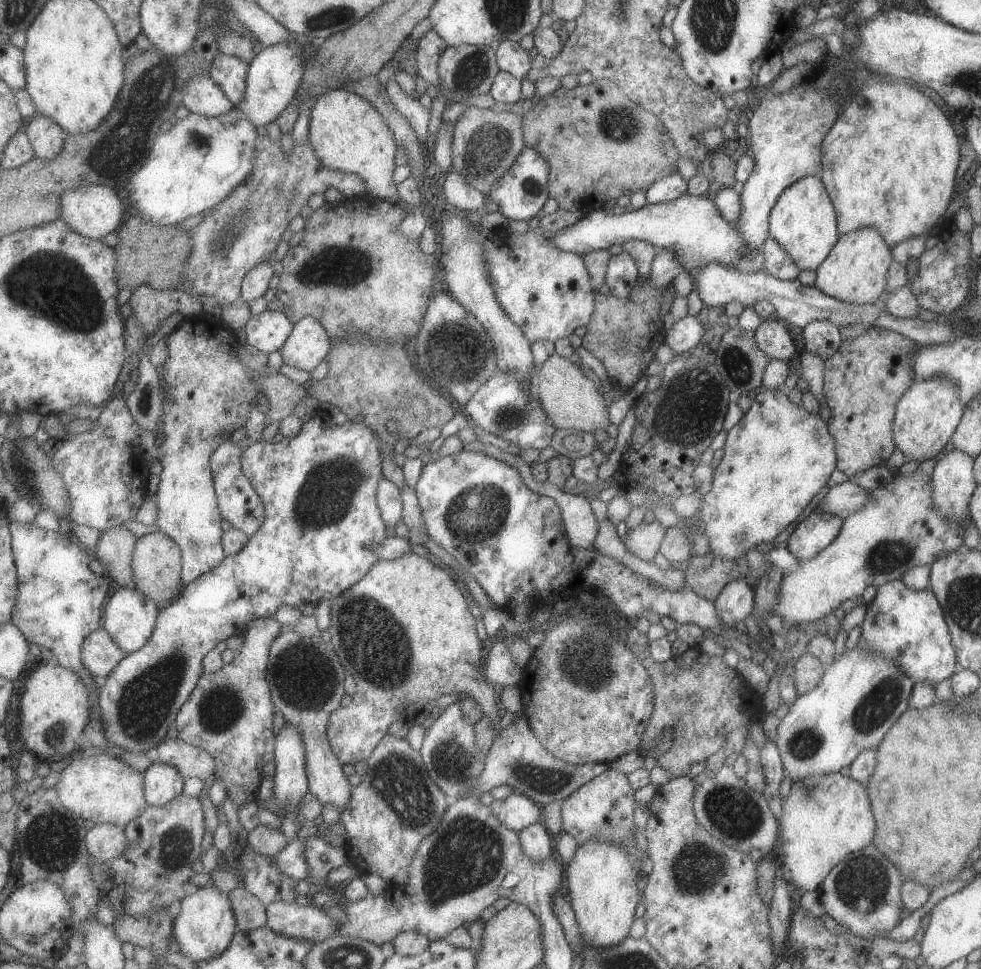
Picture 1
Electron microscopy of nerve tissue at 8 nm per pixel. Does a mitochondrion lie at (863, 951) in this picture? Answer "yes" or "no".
no

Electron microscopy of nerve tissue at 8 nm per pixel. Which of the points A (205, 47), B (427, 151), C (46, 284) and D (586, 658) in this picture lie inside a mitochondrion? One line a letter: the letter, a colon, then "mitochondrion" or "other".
A: other
B: other
C: mitochondrion
D: mitochondrion

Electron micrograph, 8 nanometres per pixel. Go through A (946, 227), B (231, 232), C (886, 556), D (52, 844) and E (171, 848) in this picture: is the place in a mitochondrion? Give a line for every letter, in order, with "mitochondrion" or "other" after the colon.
A: other
B: mitochondrion
C: mitochondrion
D: mitochondrion
E: mitochondrion

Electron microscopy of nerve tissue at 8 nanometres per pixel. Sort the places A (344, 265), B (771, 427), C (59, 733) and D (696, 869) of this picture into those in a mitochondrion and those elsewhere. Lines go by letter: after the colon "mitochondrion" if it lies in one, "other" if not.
A: mitochondrion
B: other
C: mitochondrion
D: mitochondrion

